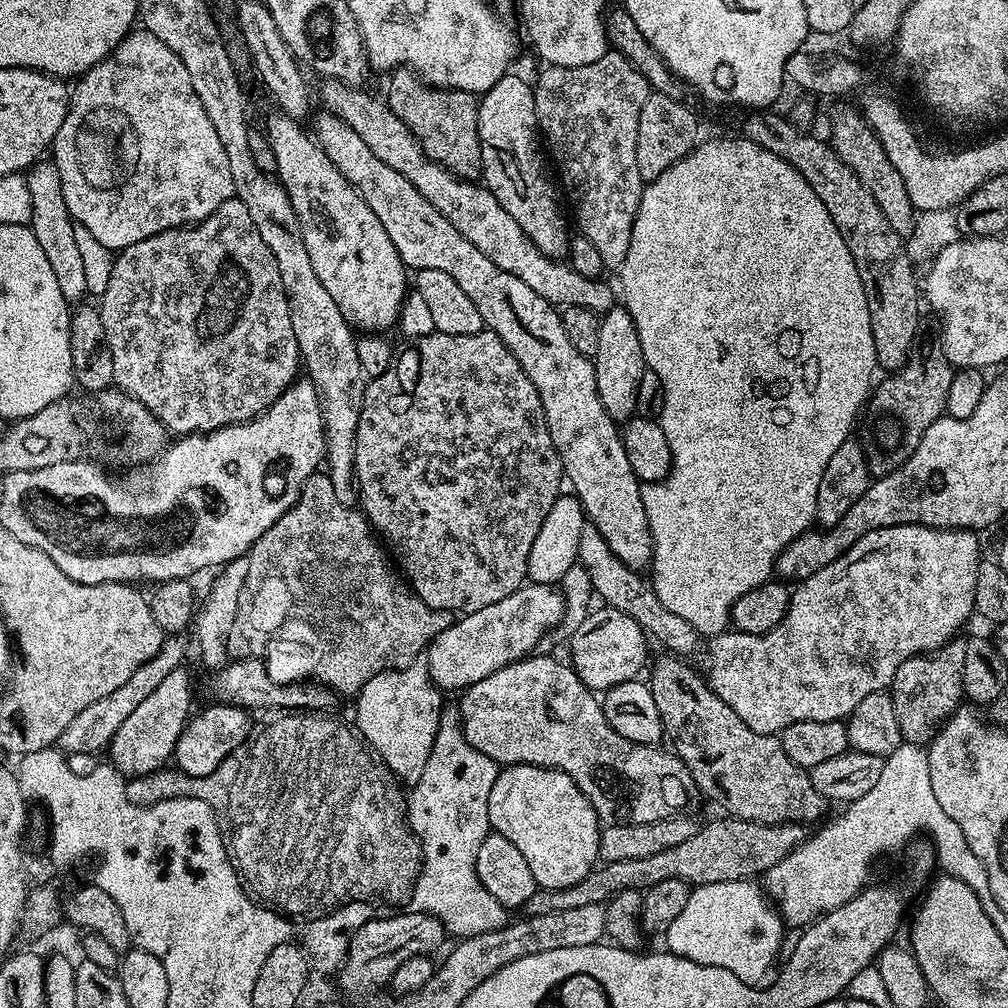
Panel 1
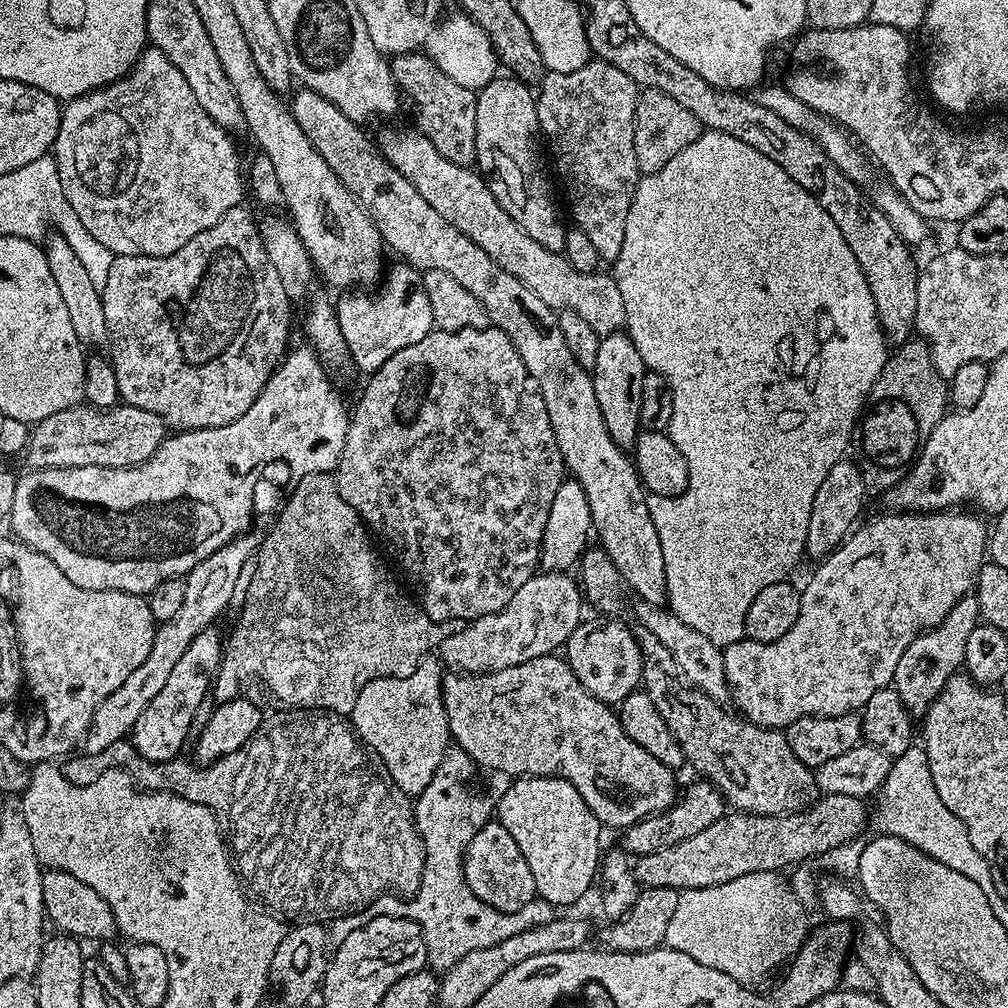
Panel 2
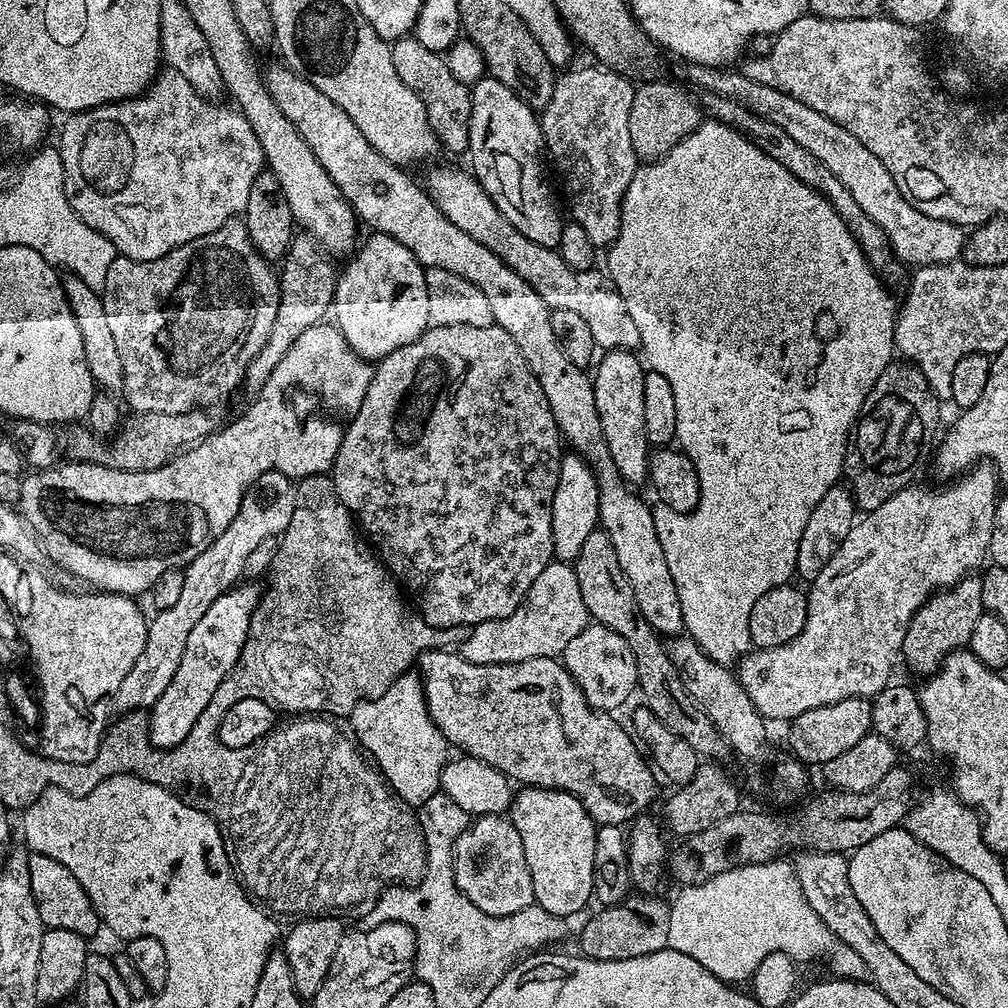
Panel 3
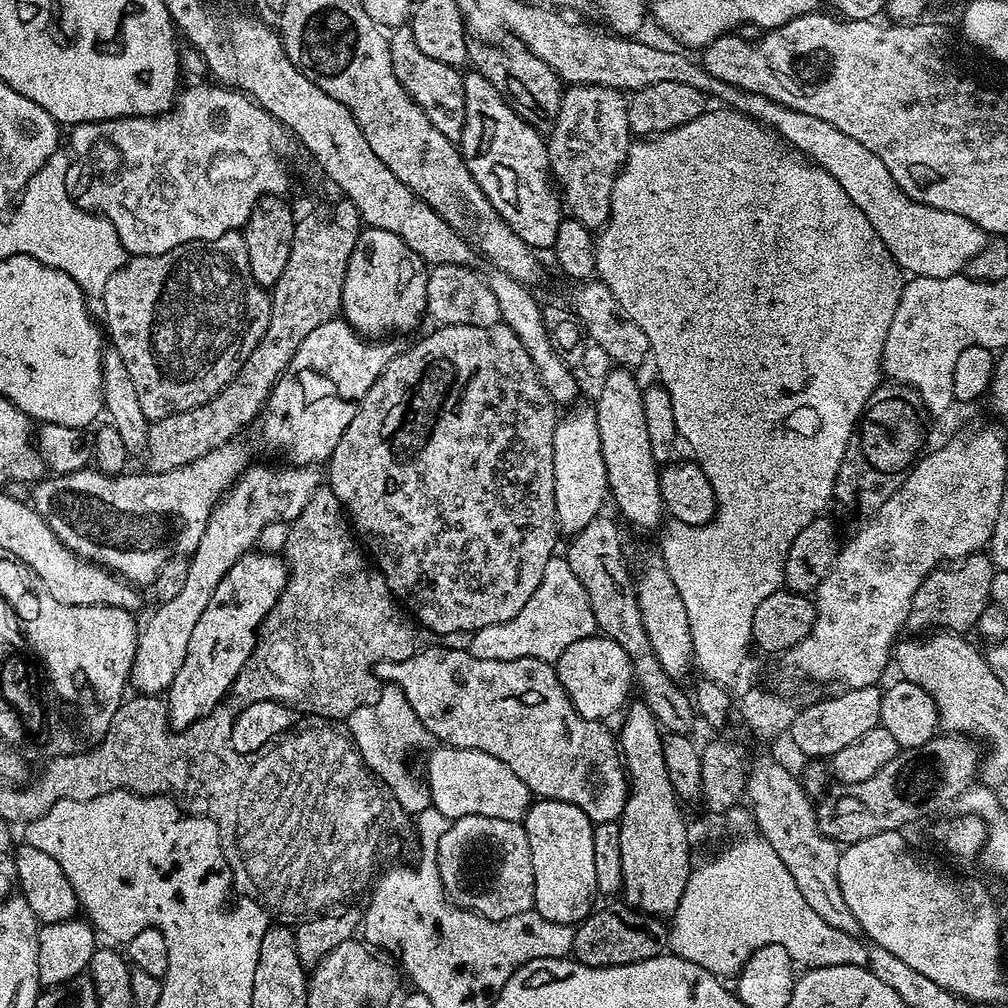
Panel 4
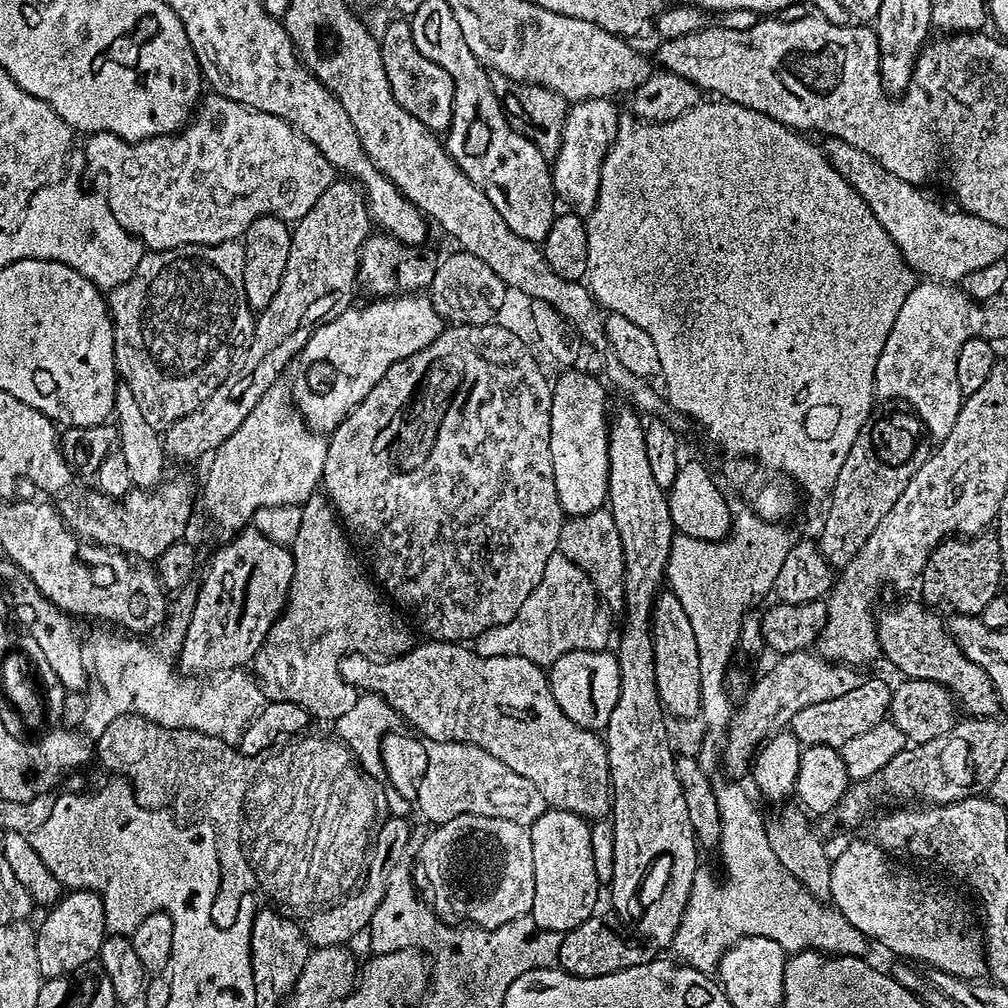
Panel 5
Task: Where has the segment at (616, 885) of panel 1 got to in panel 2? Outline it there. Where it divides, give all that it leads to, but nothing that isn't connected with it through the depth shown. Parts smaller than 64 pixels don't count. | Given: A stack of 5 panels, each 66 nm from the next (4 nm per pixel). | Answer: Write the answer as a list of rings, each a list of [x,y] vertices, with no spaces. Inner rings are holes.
[[[830,794],[829,796],[821,795],[811,807],[799,812],[798,814],[790,814],[789,816],[755,816],[749,812],[738,812],[735,810],[729,811],[722,818],[718,818],[718,822],[713,822],[712,825],[706,826],[706,830],[702,830],[698,834],[686,838],[682,842],[674,842],[674,846],[666,846],[666,850],[654,850],[654,854],[646,854],[645,856],[635,857],[632,865],[632,872],[636,876],[636,880],[644,888],[657,888],[658,886],[666,886],[667,888],[678,888],[681,890],[694,890],[695,888],[709,888],[710,886],[722,886],[722,882],[734,882],[734,878],[742,878],[742,874],[758,874],[759,872],[775,872],[783,873],[783,868],[791,869],[793,866],[803,865],[803,860],[810,860],[814,856],[824,858],[828,852],[840,847],[843,844],[851,844],[857,839],[856,835],[863,830],[864,827],[869,827],[870,824],[870,808],[868,808],[863,799],[859,796],[851,796],[850,794]]]

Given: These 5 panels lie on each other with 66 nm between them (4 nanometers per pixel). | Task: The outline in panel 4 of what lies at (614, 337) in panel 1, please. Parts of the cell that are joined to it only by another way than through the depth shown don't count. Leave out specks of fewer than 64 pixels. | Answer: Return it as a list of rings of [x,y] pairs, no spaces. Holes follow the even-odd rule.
[[[616,366],[611,369],[613,372],[600,384],[600,393],[596,396],[594,411],[598,422],[598,442],[602,462],[606,462],[606,478],[608,479],[608,491],[611,503],[616,503],[616,508],[636,528],[648,532],[651,528],[659,529],[666,513],[662,494],[660,493],[660,468],[650,454],[650,438],[646,431],[646,410],[642,410],[642,398],[644,388],[635,380],[633,373],[623,366]]]

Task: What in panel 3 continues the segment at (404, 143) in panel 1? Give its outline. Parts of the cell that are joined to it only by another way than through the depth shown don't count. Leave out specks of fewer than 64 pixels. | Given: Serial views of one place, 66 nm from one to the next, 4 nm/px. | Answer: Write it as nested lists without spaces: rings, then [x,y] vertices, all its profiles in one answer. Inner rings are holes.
[[[432,168],[428,172],[426,191],[429,198],[442,210],[462,234],[470,234],[474,242],[482,242],[514,274],[521,276],[533,288],[551,309],[571,310],[579,314],[590,329],[597,349],[611,350],[626,348],[636,350],[640,348],[638,326],[634,326],[634,318],[630,318],[630,310],[626,310],[626,302],[622,302],[622,294],[614,286],[612,277],[603,271],[575,272],[560,257],[555,248],[538,246],[538,242],[530,242],[526,234],[522,234],[503,216],[498,206],[486,194],[486,190],[477,181],[471,171],[460,168]]]

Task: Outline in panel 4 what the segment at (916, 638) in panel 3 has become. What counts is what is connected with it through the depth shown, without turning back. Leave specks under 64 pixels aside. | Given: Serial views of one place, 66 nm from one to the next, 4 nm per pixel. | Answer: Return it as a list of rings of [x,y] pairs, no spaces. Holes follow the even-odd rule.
[[[983,551],[973,552],[962,560],[935,568],[914,594],[906,625],[907,631],[912,634],[928,634],[933,630],[947,630],[957,634],[968,634],[968,631],[971,633],[978,618],[982,618],[982,610],[986,610],[991,601],[990,582],[993,571],[991,555]]]

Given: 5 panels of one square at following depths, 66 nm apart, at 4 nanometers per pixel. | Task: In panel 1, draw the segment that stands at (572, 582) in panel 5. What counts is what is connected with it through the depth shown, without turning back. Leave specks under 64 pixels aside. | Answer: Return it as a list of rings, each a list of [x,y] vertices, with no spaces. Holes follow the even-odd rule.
[[[525,583],[514,594],[502,598],[502,602],[453,619],[452,625],[442,630],[426,649],[428,679],[445,693],[459,693],[474,682],[482,682],[482,678],[490,678],[490,674],[506,665],[535,653],[540,639],[551,628],[559,629],[563,618],[564,594],[559,587]]]

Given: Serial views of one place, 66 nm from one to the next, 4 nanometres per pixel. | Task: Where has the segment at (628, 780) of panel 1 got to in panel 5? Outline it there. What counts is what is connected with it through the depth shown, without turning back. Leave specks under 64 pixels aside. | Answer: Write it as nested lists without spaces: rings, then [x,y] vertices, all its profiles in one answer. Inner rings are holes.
[[[429,639],[424,643],[428,644],[417,643],[410,651],[391,658],[369,658],[359,654],[343,656],[340,659],[340,673],[346,682],[355,684],[357,689],[383,697],[383,700],[392,705],[397,717],[401,721],[409,720],[425,741],[437,740],[438,742],[473,744],[486,750],[486,754],[494,754],[494,758],[498,758],[498,762],[506,762],[506,766],[510,766],[510,770],[514,770],[514,774],[522,774],[522,778],[534,782],[534,786],[538,786],[538,791],[541,792],[548,808],[573,812],[583,816],[589,822],[607,817],[611,813],[612,783],[608,777],[608,755],[603,739],[595,731],[570,722],[570,718],[566,718],[566,714],[562,714],[562,710],[558,710],[558,702],[554,702],[554,694],[548,685],[547,671],[541,665],[530,662],[530,658],[522,658],[521,656],[478,656],[471,647],[460,642]]]

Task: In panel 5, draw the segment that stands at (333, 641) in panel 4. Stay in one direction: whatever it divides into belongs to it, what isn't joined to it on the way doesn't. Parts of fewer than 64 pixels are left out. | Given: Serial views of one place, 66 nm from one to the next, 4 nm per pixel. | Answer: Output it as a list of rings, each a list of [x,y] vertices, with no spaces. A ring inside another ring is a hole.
[[[314,494],[302,505],[300,513],[302,523],[298,526],[298,538],[294,538],[290,546],[292,581],[288,591],[288,603],[280,617],[270,626],[262,646],[256,652],[254,675],[263,685],[264,695],[269,701],[294,702],[305,708],[309,717],[316,719],[317,716],[320,720],[335,722],[342,714],[353,709],[358,697],[356,685],[342,678],[340,659],[353,654],[369,658],[400,656],[414,646],[413,629],[409,621],[385,599],[373,577],[366,571],[327,495]]]

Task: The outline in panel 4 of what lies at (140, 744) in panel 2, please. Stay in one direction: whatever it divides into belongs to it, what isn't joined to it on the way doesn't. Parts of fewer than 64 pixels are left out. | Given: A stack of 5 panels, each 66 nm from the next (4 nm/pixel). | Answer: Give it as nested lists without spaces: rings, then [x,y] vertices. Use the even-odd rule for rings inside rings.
[[[253,550],[230,566],[214,594],[210,594],[210,602],[202,610],[194,634],[190,634],[182,670],[174,674],[174,682],[168,687],[166,711],[173,729],[189,728],[196,720],[217,711],[216,703],[226,696],[242,666],[246,666],[256,645],[260,623],[278,602],[287,581],[287,563],[276,554]]]

